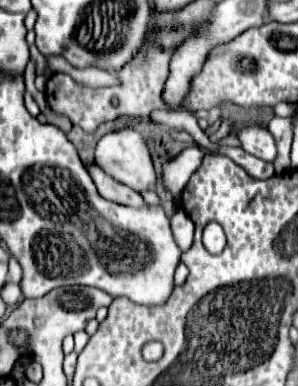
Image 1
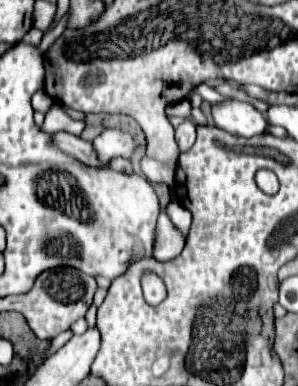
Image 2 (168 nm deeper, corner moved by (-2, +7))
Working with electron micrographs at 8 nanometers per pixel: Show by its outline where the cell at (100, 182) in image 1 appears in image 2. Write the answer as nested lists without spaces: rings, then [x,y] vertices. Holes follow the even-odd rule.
[[[55,132],[51,134],[51,142],[61,150],[61,152],[67,152],[69,156],[81,160],[83,164],[91,164],[91,166],[99,166],[101,162],[97,160],[93,148],[91,148],[91,142],[79,138],[79,136],[73,136],[69,132]]]

